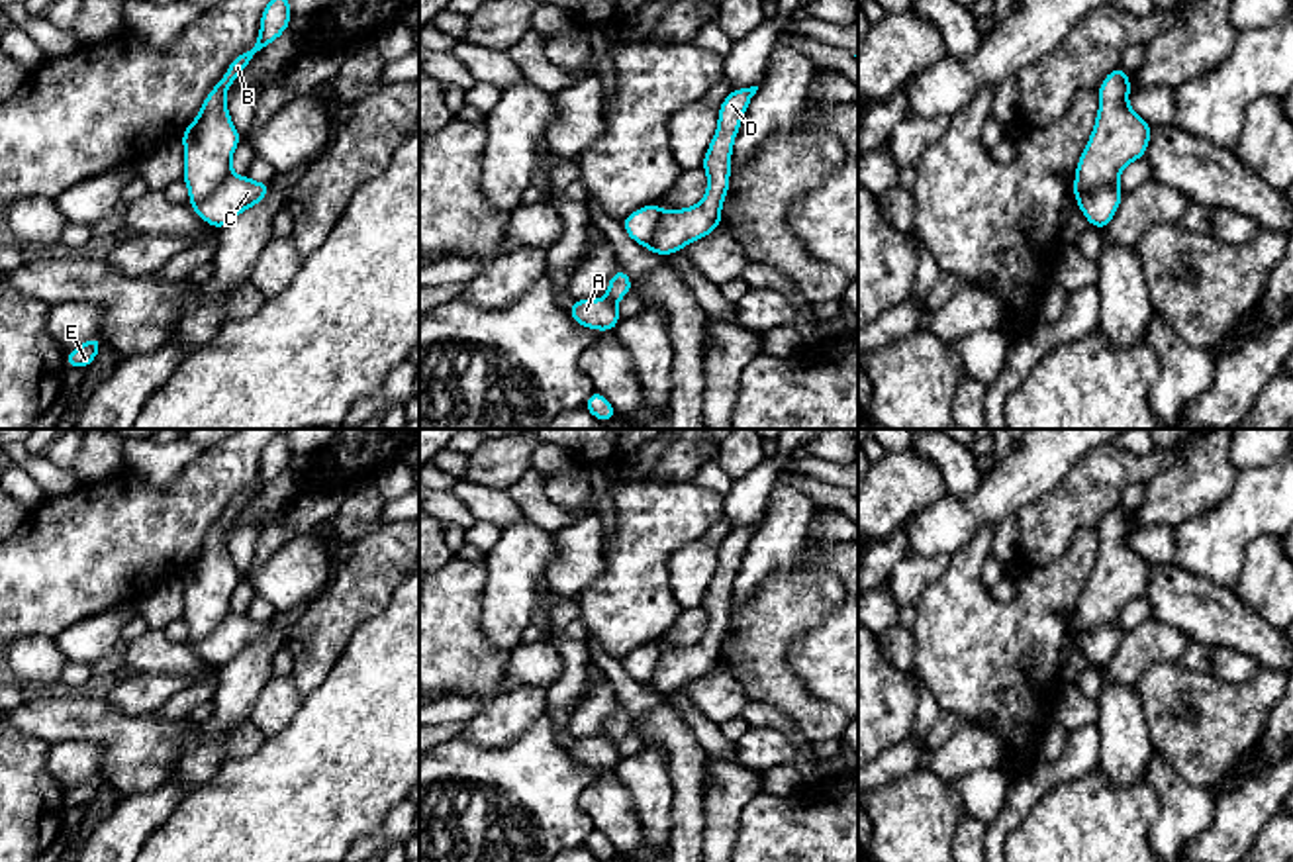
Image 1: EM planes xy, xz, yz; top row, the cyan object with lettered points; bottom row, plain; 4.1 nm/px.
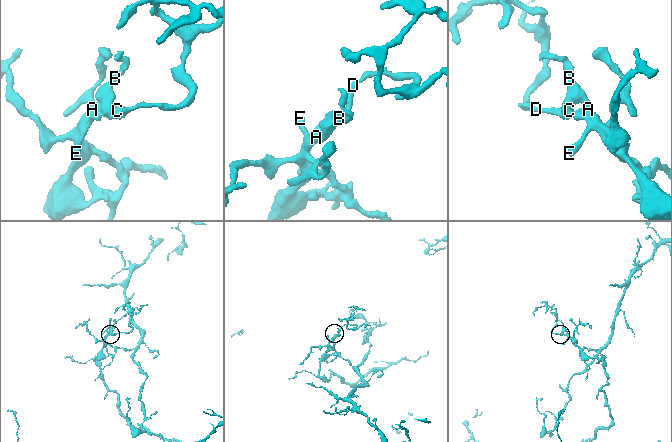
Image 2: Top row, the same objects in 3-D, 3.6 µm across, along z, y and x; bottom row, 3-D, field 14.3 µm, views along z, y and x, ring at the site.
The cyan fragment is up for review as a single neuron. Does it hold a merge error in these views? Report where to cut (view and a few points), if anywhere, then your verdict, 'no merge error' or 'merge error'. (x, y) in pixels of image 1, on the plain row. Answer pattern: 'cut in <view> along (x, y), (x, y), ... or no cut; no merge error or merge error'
cut in xy along (232, 612), (204, 637), (191, 643); merge error

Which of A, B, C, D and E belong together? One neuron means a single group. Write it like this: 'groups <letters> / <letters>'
groups A B / C D E

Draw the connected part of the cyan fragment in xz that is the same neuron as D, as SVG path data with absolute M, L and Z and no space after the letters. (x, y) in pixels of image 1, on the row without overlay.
M758 525L731 529L717 547L717 570L701 603L709 617L703 639L694 646L662 650L656 672L643 684L645 688L668 695L721 666L721 645L731 617L733 580L756 529Z

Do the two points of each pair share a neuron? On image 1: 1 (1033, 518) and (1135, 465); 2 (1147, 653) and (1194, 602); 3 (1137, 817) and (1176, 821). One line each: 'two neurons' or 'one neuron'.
1: one neuron
2: two neurons
3: two neurons

